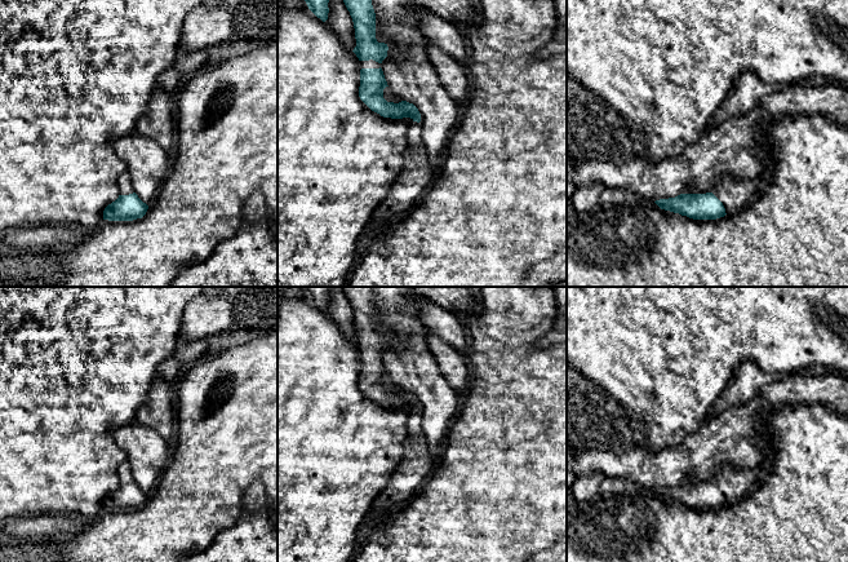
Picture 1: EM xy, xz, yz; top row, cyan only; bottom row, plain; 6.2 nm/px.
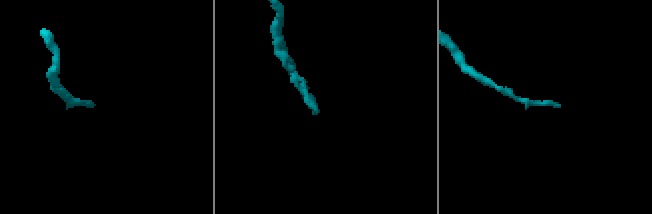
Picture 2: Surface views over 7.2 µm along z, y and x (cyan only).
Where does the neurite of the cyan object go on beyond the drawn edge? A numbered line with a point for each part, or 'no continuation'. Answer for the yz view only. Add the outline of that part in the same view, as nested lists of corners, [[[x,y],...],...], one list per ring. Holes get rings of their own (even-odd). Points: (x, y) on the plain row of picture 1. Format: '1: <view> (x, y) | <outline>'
1: yz (735, 483) | [[[764,464],[752,469],[722,466],[710,482],[723,492],[728,505],[734,505],[760,484],[765,469]]]

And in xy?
1: xy (125, 477) | [[[124,461],[120,466],[119,466],[119,483],[120,484],[129,484],[133,483],[134,478],[132,474],[132,469],[129,466],[128,461]]]

